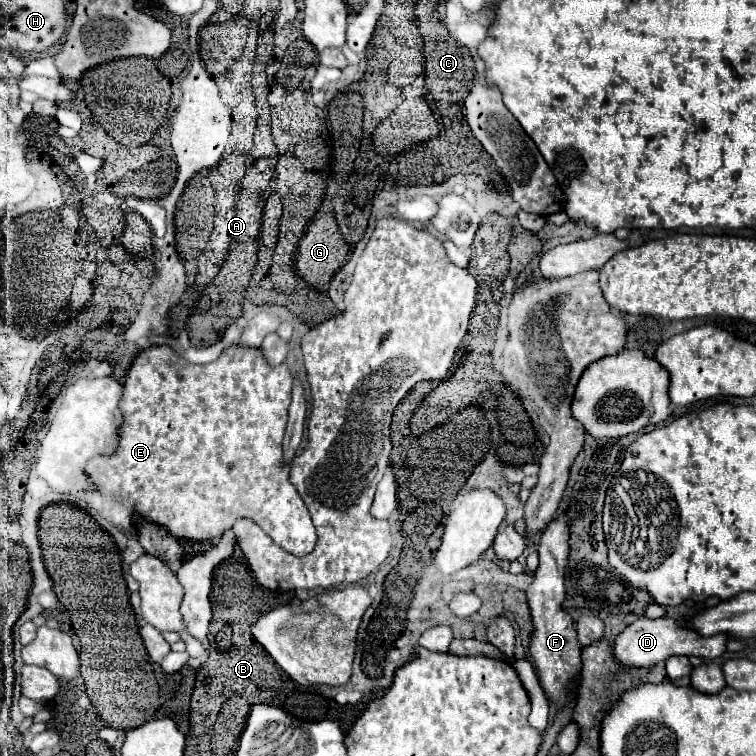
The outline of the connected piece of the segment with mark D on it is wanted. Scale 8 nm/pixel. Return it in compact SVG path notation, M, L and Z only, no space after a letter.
M638 618L626 630L614 640L614 656L624 666L636 666L636 668L652 668L658 662L664 662L670 656L698 656L704 660L714 660L726 652L728 634L716 634L712 638L700 636L696 630L678 624L672 618Z

